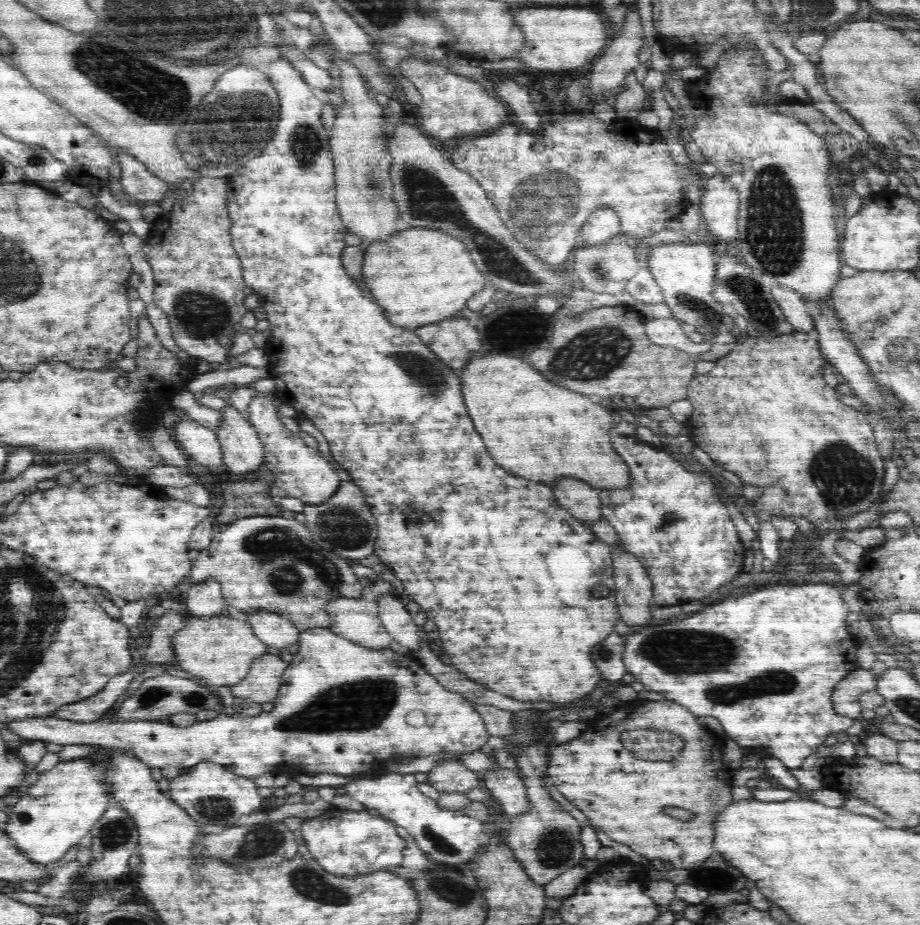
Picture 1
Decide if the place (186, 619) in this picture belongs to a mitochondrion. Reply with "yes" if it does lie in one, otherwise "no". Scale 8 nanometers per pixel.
no

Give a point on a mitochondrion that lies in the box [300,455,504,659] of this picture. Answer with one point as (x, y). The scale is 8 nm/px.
(345, 527)

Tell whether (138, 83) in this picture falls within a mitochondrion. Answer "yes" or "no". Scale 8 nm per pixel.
yes

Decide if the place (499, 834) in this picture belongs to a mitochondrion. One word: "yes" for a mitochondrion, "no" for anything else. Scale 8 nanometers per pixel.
no

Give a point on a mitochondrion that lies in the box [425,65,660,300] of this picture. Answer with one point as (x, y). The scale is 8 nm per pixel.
(545, 205)

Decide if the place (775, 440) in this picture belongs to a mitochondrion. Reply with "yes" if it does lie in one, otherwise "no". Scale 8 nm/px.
no

